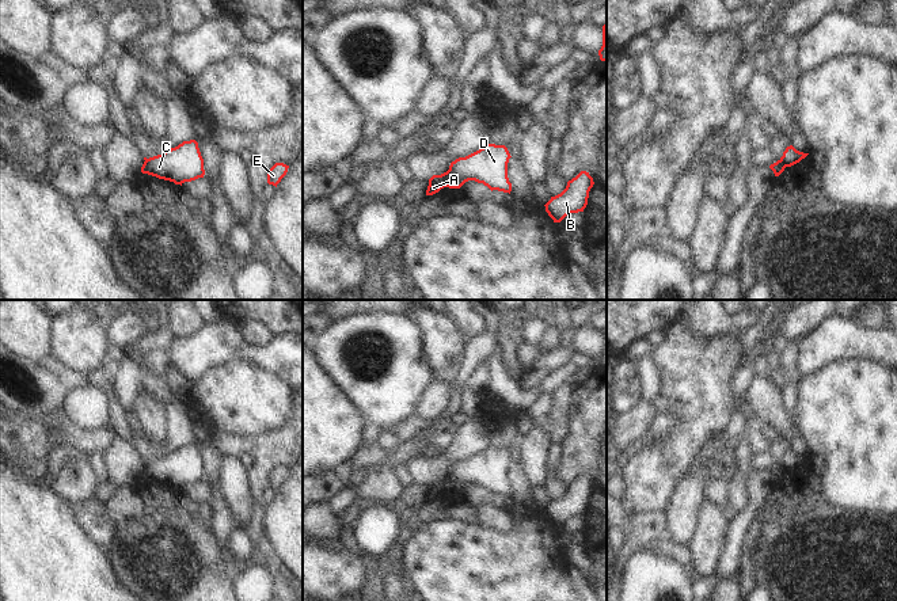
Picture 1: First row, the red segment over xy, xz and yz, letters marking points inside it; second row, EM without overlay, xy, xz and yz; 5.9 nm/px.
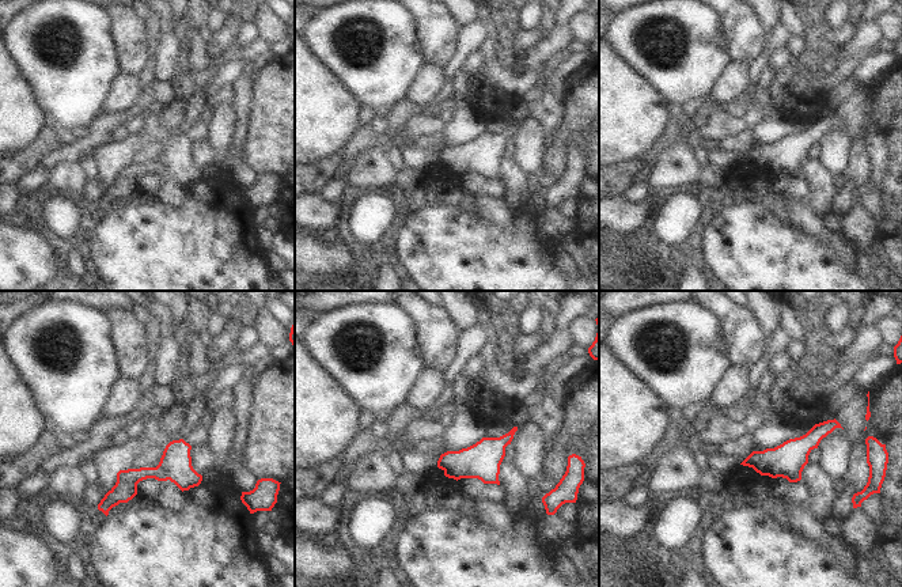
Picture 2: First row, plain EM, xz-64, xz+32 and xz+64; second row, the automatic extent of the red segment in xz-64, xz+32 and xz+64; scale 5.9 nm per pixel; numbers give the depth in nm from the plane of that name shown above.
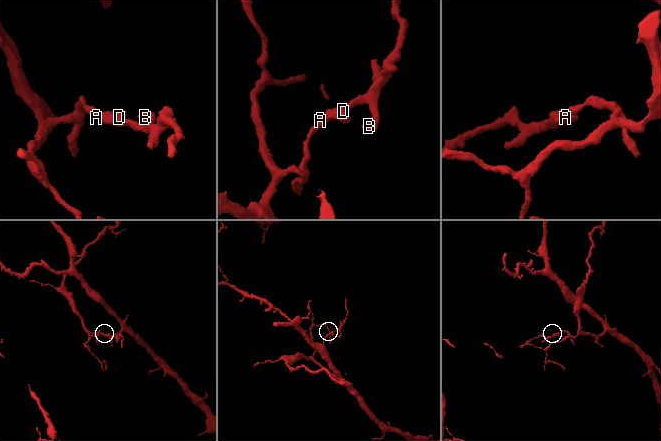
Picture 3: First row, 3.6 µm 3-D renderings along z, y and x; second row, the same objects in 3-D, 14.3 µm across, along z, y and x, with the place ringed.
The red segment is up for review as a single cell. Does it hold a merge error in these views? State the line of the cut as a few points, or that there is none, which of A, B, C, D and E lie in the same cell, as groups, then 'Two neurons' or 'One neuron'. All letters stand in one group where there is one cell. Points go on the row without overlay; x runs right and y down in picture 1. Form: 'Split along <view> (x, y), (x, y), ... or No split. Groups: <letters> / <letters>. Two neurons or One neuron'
Split along xz (448, 474), (464, 486). Groups: A / B C D E. Two neurons

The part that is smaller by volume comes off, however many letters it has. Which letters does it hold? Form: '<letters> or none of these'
B, C, D, E

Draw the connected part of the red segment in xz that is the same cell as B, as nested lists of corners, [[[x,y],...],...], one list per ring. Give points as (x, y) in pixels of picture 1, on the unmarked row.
[[[581,475],[567,486],[566,492],[560,498],[551,501],[544,509],[546,516],[554,526],[560,526],[567,518],[584,516],[593,488],[594,486],[589,476]]]

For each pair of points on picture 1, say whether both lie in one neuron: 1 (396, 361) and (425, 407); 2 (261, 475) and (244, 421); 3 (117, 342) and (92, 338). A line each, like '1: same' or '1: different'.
1: different
2: different
3: different

